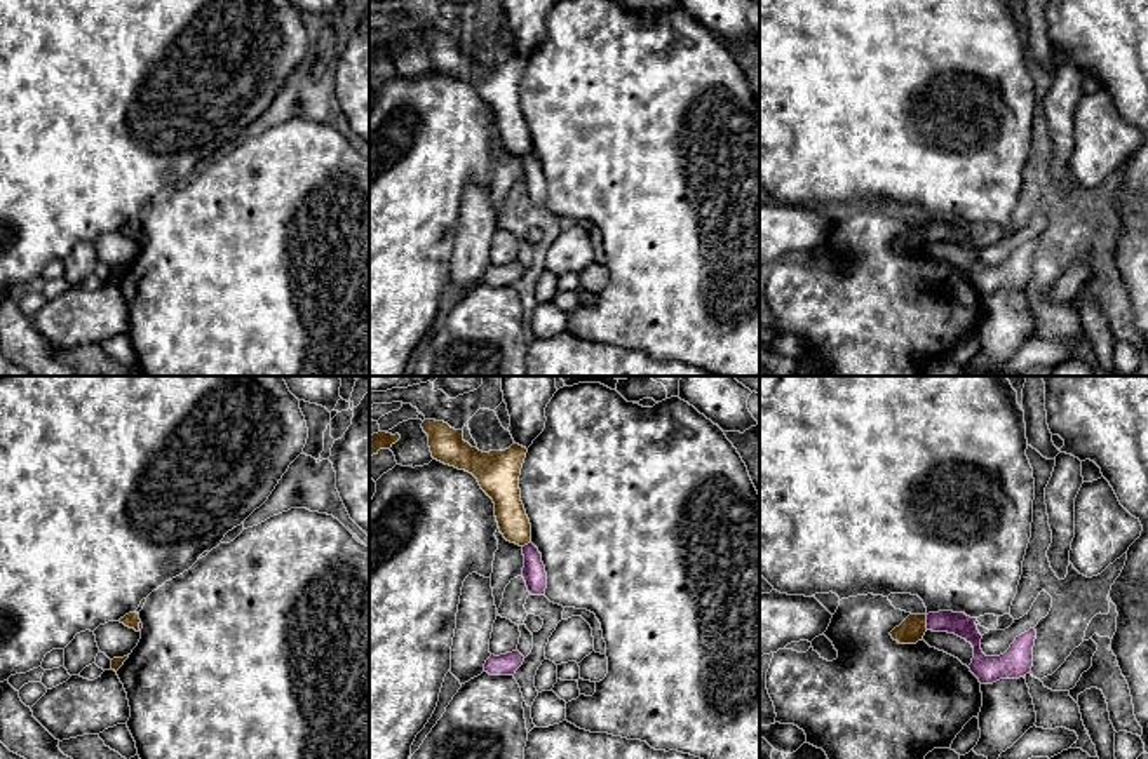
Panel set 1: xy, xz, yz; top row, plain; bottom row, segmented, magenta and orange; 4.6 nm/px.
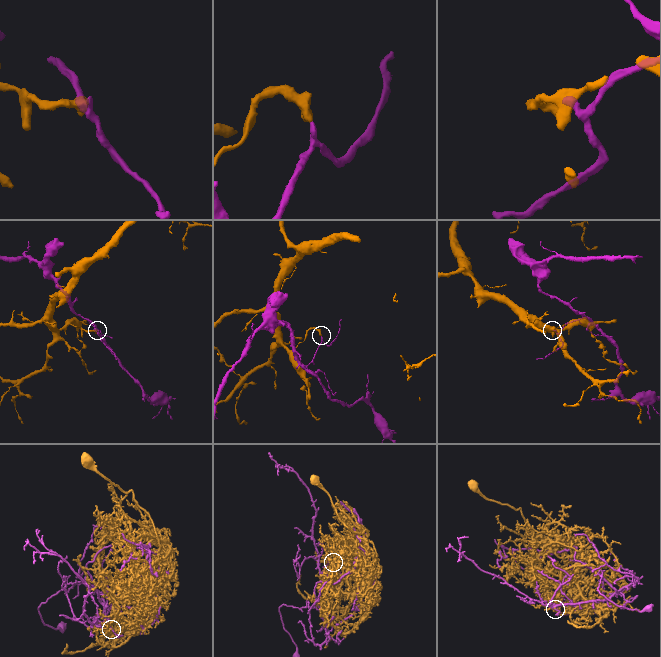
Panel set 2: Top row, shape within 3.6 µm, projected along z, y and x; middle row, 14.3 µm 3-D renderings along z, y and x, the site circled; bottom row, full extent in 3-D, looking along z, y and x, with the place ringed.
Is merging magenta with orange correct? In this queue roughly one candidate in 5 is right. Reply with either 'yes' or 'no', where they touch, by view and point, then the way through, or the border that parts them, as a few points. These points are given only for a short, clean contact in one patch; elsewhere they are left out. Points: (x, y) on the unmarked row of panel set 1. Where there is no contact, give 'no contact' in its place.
no | yz (927, 232) | along yz (925, 225), (927, 239)

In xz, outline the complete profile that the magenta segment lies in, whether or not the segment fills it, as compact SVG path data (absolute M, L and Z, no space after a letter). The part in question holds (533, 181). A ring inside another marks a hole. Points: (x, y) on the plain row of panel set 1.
M530 151L528 155L523 157L523 165L524 165L523 188L526 191L528 202L531 205L545 205L547 183L542 172L542 164Z

